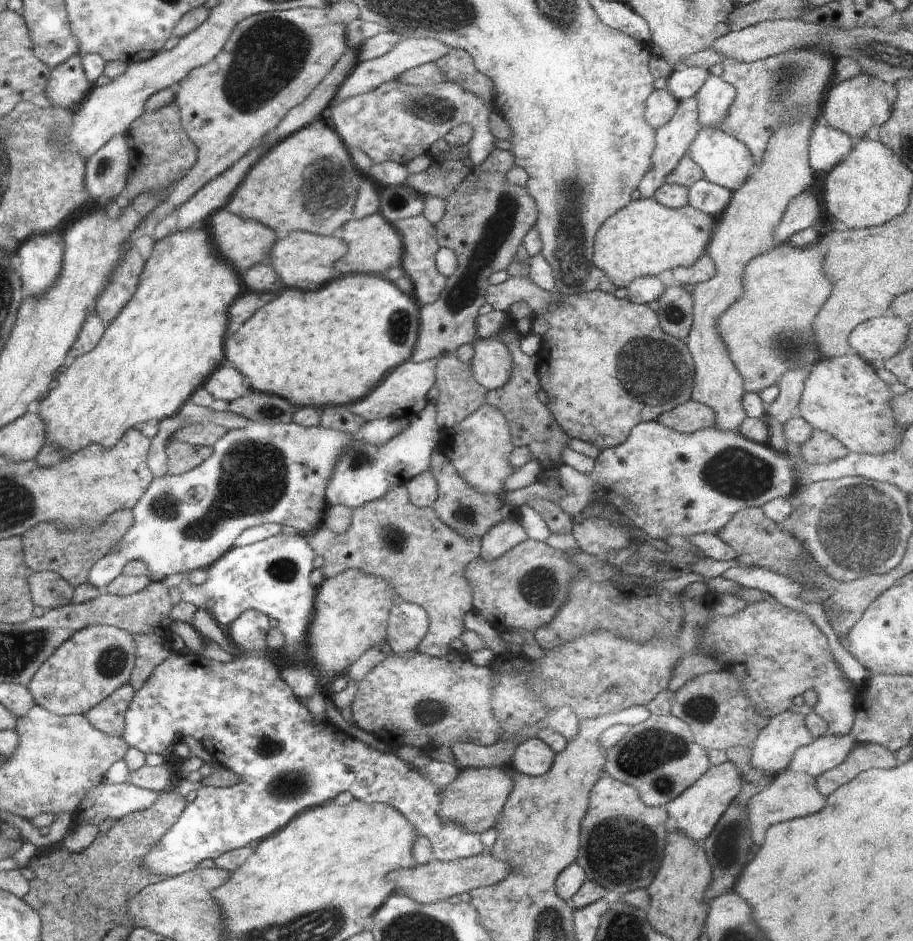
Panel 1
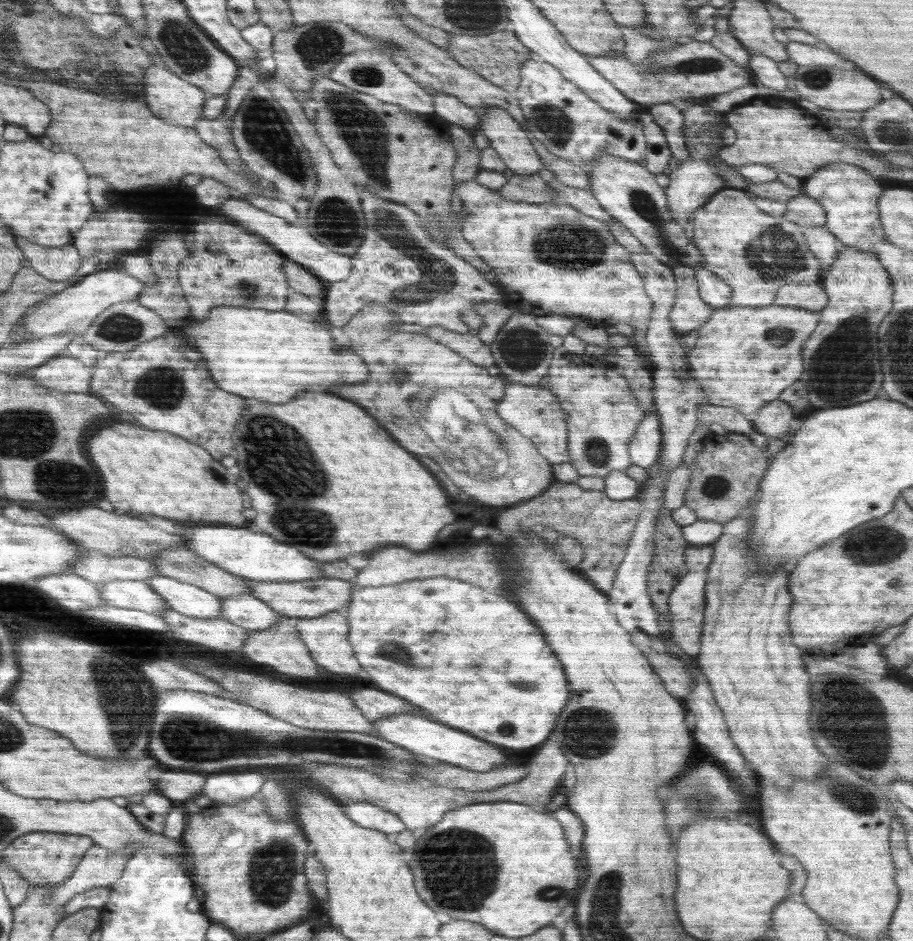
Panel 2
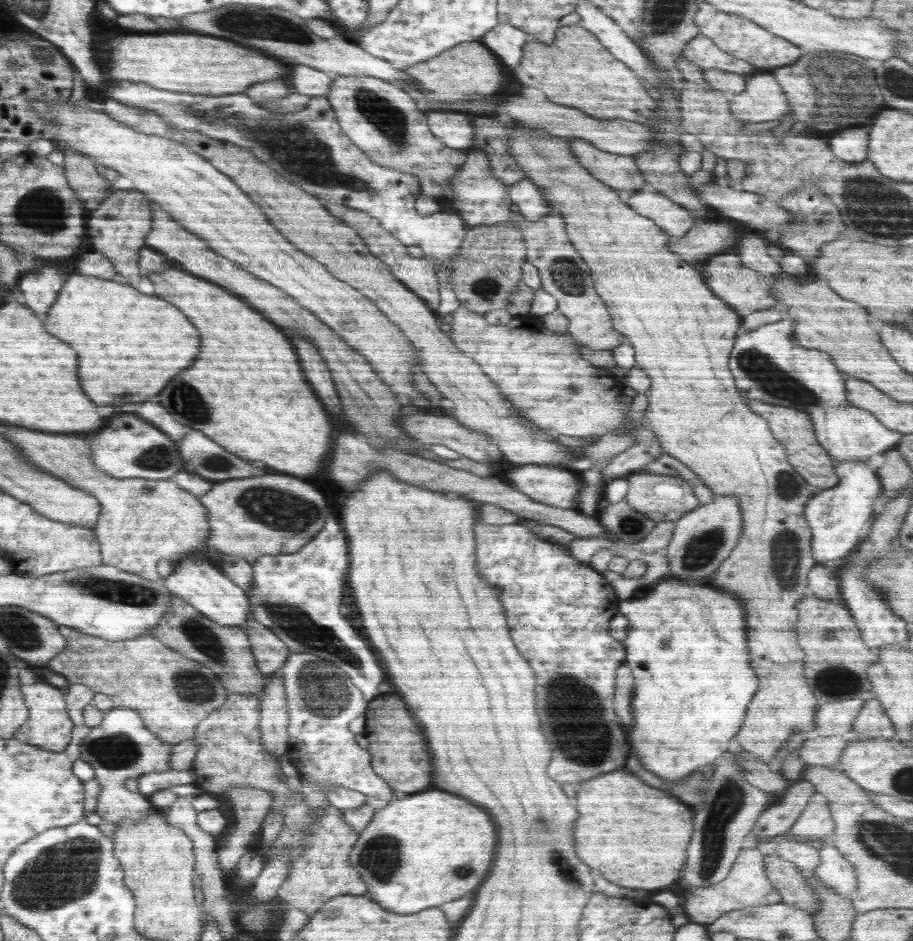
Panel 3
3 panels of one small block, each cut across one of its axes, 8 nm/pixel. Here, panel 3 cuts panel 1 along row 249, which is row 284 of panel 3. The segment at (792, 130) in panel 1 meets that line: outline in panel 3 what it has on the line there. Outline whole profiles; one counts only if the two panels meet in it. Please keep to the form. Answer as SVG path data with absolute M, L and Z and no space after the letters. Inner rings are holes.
M734 251L713 255L705 261L703 269L706 284L709 285L711 292L726 305L732 307L741 317L776 304L776 298L770 294L773 278L743 266L740 257Z

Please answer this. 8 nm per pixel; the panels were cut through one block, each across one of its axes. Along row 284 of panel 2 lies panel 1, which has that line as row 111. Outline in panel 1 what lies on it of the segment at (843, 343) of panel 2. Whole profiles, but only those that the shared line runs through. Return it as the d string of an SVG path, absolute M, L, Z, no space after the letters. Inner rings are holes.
M861 72L849 80L832 83L827 89L821 107L821 121L834 130L844 132L854 141L862 140L862 138L867 138L868 130L881 128L882 124L886 123L891 116L896 98L897 91L894 85Z

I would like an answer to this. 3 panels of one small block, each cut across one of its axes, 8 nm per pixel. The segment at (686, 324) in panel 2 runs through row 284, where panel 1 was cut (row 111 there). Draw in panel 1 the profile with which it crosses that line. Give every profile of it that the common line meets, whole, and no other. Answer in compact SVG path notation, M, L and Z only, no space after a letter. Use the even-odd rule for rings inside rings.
M687 98L684 101L678 102L674 117L666 126L662 126L662 128L655 132L655 146L652 157L650 158L651 168L649 172L646 172L642 181L638 182L637 190L642 197L653 197L653 195L656 194L656 190L666 184L666 176L678 166L680 160L688 153L688 148L690 148L690 144L694 142L698 128L701 127L698 120L697 102L695 98Z

